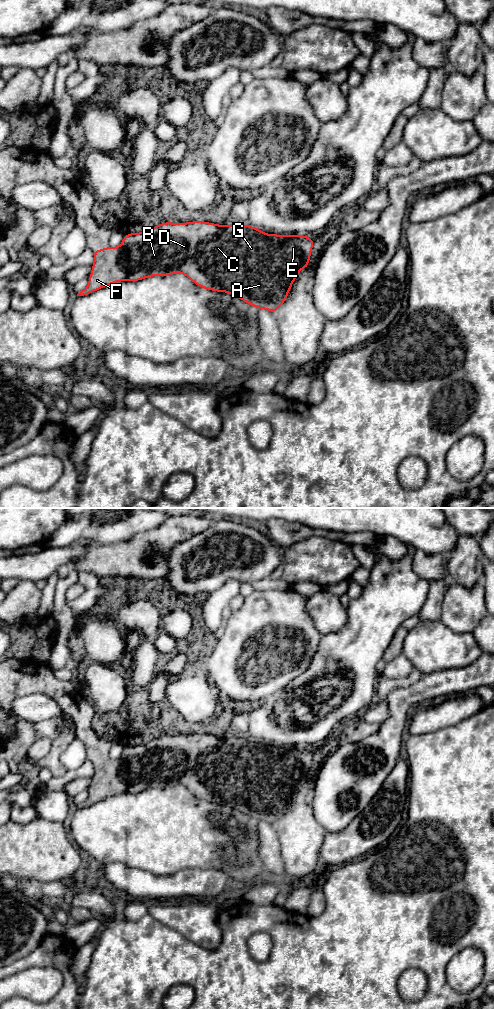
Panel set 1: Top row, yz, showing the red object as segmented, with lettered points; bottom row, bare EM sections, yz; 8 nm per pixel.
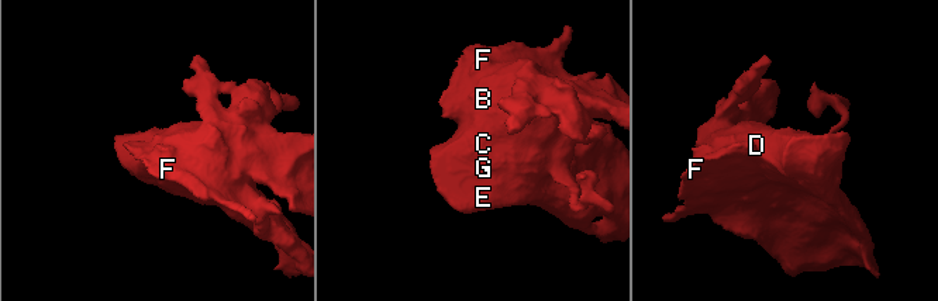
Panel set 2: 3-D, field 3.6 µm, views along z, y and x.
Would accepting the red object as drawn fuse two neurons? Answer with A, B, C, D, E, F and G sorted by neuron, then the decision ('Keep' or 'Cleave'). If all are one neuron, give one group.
Groups: A B C D E F G. Keep

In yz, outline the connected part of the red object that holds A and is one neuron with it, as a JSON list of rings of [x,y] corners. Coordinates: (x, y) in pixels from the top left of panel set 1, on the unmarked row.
[[[206,733],[164,734],[147,744],[124,747],[118,759],[94,762],[88,798],[77,808],[120,793],[183,785],[197,798],[226,804],[257,821],[275,826],[286,813],[298,785],[309,779],[314,752],[309,748],[266,746],[250,737],[217,737]]]

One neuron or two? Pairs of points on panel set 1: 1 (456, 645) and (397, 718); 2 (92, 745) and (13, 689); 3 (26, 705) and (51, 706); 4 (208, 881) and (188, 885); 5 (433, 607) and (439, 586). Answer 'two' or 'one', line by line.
1: two
2: one
3: one
4: one
5: one

